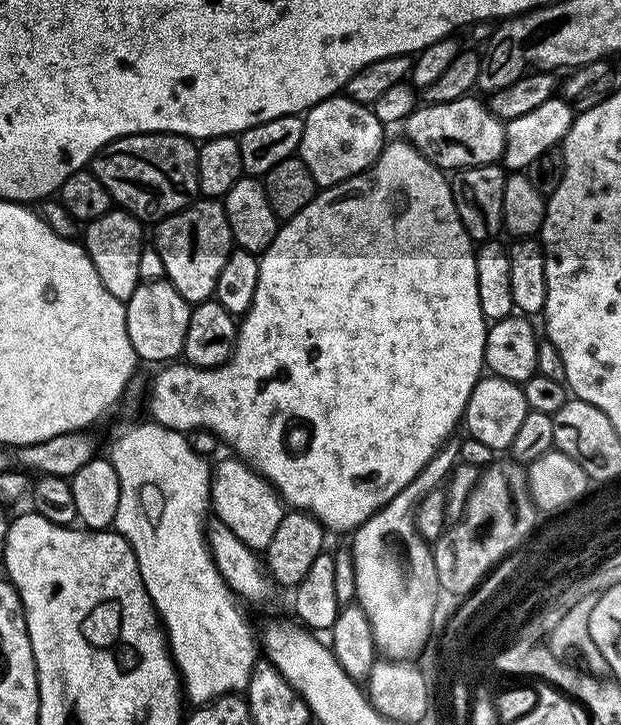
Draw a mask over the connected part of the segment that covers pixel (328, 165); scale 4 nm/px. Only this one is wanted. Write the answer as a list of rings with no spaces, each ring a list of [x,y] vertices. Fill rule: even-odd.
[[[337,94],[318,102],[303,113],[304,129],[298,155],[314,174],[314,182],[321,189],[332,188],[343,180],[365,172],[383,150],[386,125],[378,122],[371,107],[354,102],[346,94]]]

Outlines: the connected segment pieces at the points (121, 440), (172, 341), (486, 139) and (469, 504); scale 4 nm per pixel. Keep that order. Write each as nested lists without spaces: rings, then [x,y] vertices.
[[[155,422],[148,424],[136,424],[128,428],[112,444],[110,459],[114,470],[118,470],[118,482],[120,483],[120,505],[114,525],[115,531],[128,539],[128,545],[134,550],[134,558],[138,562],[138,570],[142,574],[142,582],[146,594],[152,600],[152,606],[156,609],[157,617],[163,627],[168,642],[168,651],[172,653],[172,663],[175,664],[177,672],[180,673],[182,681],[182,692],[187,703],[192,706],[203,706],[218,696],[229,694],[240,694],[245,691],[252,677],[252,671],[256,668],[258,659],[258,636],[252,633],[248,620],[244,617],[241,601],[235,592],[229,588],[228,583],[222,578],[218,566],[212,561],[212,552],[208,548],[208,537],[206,535],[206,521],[210,516],[211,498],[211,474],[213,465],[202,454],[198,454],[190,446],[187,435],[183,432],[176,432]]]
[[[167,278],[145,280],[130,294],[124,304],[126,334],[130,334],[130,346],[134,346],[137,357],[143,360],[172,360],[179,357],[186,342],[186,328],[190,323],[193,305]]]
[[[469,94],[458,98],[454,102],[441,104],[424,104],[415,108],[404,119],[402,125],[403,135],[409,144],[412,144],[426,159],[441,170],[459,170],[470,166],[497,163],[503,157],[506,134],[504,133],[505,121],[502,121],[491,112],[483,99],[475,100],[475,95]]]
[[[496,458],[481,471],[472,492],[467,493],[464,509],[451,526],[445,527],[439,540],[435,541],[432,557],[436,563],[436,573],[440,579],[440,587],[445,593],[453,592],[464,598],[475,591],[486,576],[498,563],[515,552],[525,543],[524,539],[532,532],[536,524],[538,509],[532,503],[532,495],[528,492],[528,474],[525,465],[515,464],[511,458]]]

